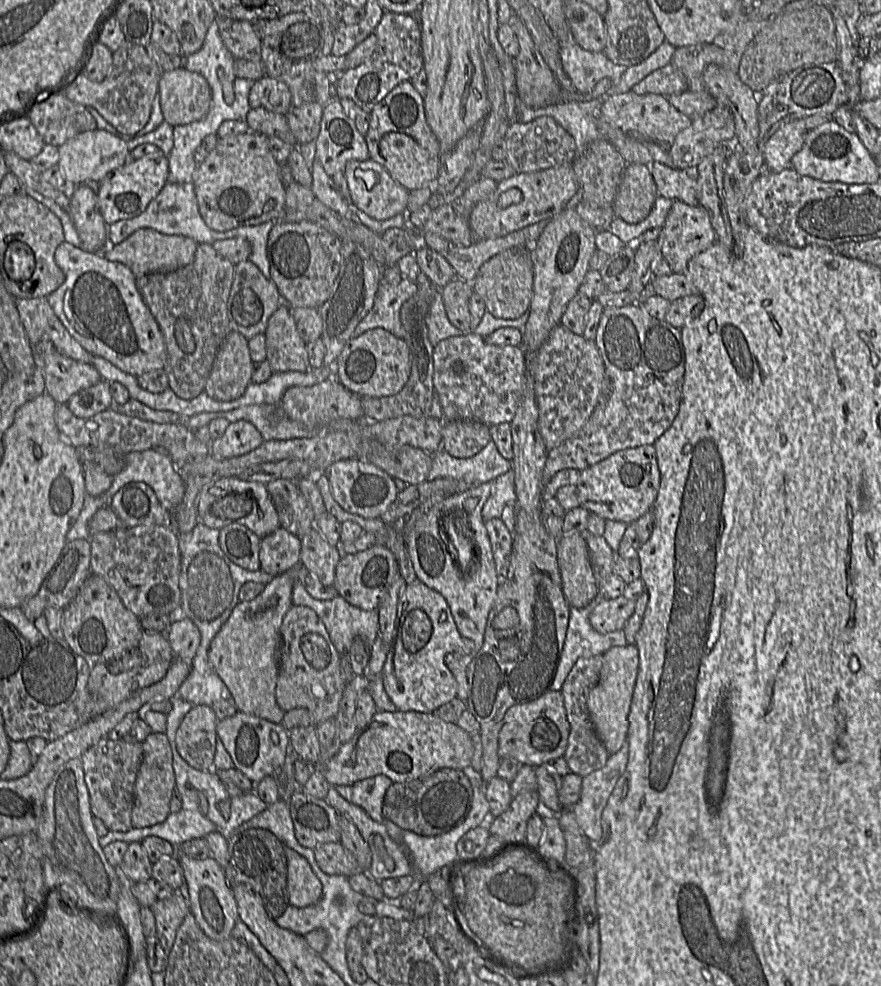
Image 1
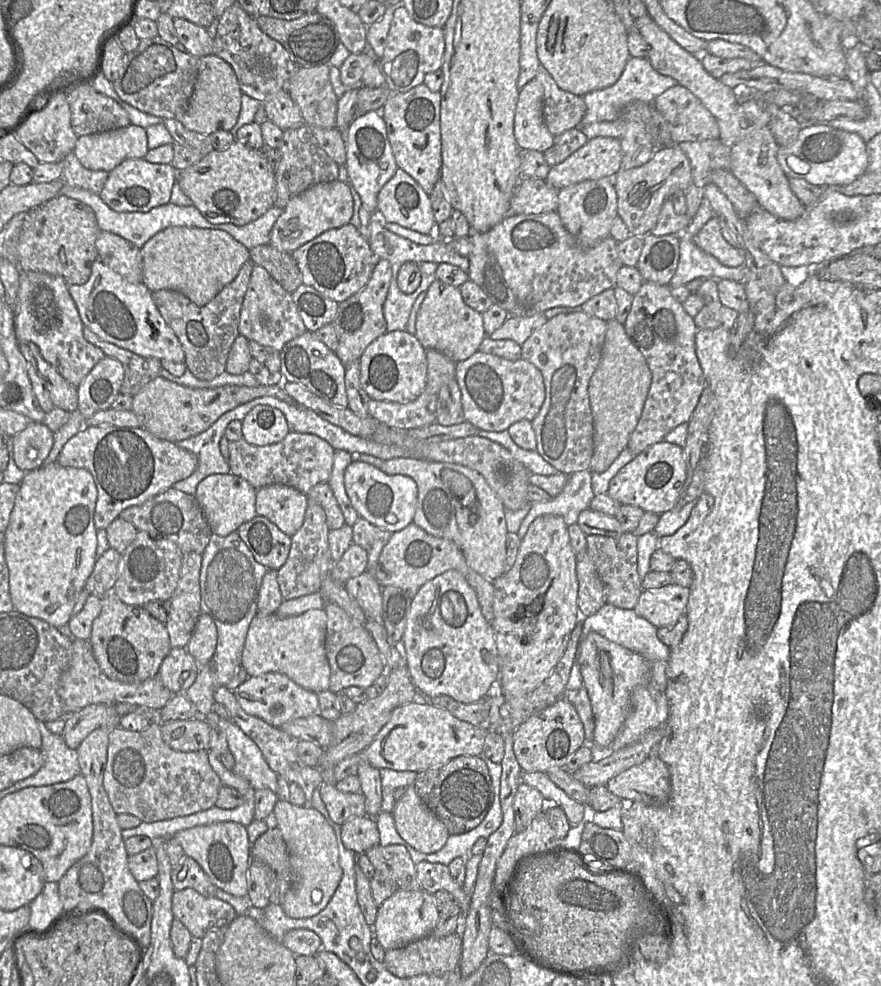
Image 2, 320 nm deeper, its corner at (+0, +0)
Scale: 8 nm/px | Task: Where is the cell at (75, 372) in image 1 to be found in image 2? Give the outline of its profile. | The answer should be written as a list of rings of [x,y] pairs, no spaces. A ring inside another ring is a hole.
[[[34,271],[20,272],[15,305],[15,337],[18,342],[37,345],[43,359],[77,388],[105,354],[85,339],[84,324],[68,287],[64,279],[58,276]]]

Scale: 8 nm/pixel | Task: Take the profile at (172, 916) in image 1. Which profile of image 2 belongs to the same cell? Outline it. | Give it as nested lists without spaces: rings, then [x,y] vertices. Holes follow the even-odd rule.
[[[191,888],[174,891],[172,913],[194,938],[203,938],[208,932],[228,925],[236,918],[235,909],[214,897],[204,897]]]

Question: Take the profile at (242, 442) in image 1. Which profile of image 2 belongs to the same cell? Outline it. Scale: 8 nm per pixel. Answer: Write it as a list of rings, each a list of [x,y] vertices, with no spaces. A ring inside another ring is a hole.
[[[268,405],[255,406],[241,422],[243,438],[251,445],[276,444],[290,432],[284,414]]]

